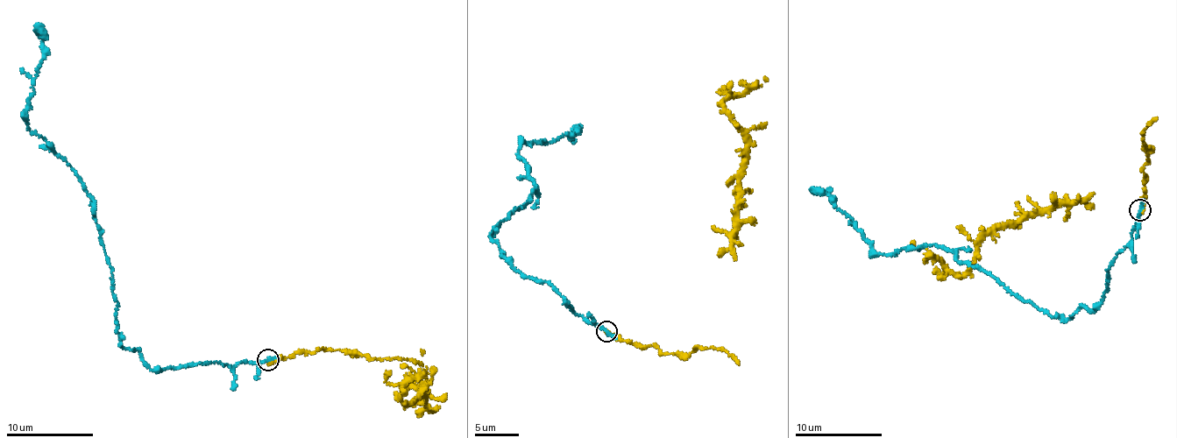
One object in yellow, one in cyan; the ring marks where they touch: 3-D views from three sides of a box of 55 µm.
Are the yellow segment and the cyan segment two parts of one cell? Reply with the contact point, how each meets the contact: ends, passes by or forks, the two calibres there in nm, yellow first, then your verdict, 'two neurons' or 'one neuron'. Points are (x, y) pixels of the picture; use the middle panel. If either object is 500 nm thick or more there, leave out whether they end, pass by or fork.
at (606, 331); yellow ends there; cyan passes by; 340 nm thick on the yellow side, 240 nm on the other; one neuron

